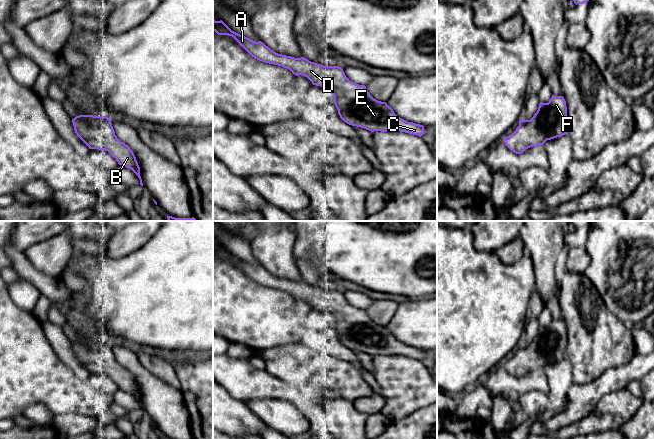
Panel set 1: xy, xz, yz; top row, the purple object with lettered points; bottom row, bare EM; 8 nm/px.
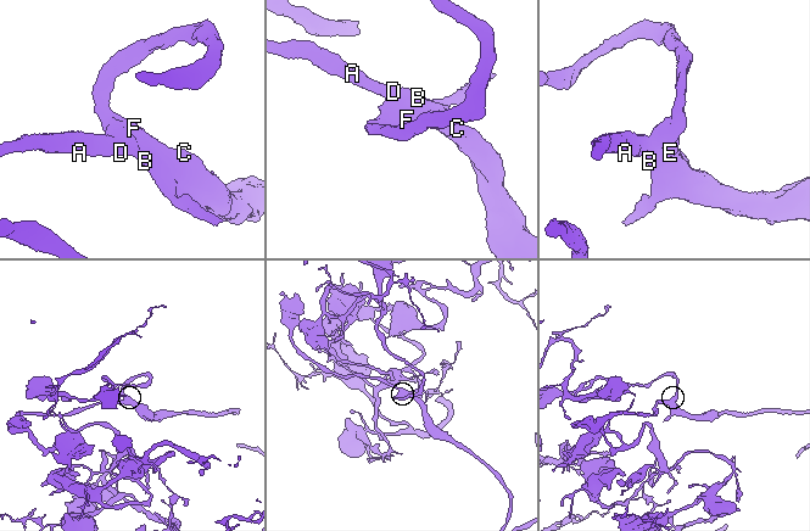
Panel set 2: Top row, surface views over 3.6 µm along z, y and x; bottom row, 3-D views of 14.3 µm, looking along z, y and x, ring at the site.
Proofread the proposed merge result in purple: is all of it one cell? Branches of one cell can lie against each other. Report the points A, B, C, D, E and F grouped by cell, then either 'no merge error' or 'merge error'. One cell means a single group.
groups A B C D E F; no merge error

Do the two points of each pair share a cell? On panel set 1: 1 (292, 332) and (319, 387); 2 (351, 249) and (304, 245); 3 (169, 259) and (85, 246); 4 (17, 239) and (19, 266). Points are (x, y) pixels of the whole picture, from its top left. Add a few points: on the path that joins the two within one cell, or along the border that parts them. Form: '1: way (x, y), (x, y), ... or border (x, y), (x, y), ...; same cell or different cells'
1: border (298, 342), (274, 347); different cells
2: way (339, 237), (337, 235), (316, 235); same cell
3: border (83, 252), (89, 255), (100, 255); different cells
4: border (10, 244), (12, 247), (23, 251); different cells

